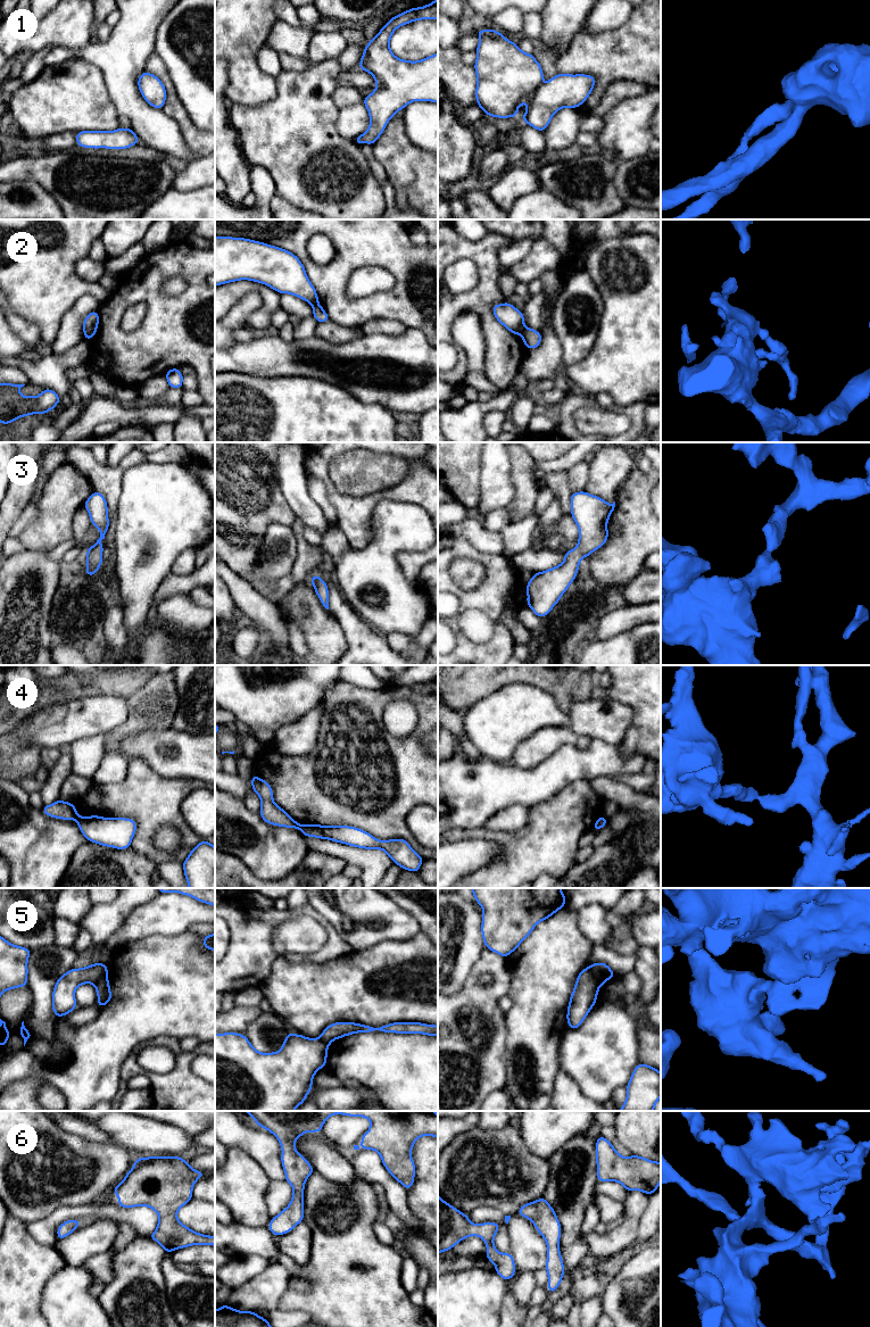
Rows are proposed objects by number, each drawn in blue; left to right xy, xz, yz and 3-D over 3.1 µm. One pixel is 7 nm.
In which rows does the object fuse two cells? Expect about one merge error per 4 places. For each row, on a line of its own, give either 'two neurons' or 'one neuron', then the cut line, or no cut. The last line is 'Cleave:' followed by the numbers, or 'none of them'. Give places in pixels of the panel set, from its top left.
1: one neuron; no cut
2: two neurons; cut in yz along (524, 326), (520, 334)
3: one neuron; no cut
4: two neurons; cut in xz along (300, 824), (298, 828)
5: two neurons; cut in yz along (589, 967), (594, 980), (599, 986)
6: one neuron; no cut
Cleave: 2, 4, 5

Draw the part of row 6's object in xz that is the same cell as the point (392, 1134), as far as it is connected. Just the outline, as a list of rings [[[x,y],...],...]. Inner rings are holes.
[[[245,1111],[255,1122],[272,1133],[280,1142],[282,1154],[281,1163],[285,1173],[285,1181],[292,1186],[293,1195],[289,1205],[268,1224],[274,1236],[288,1234],[304,1220],[304,1188],[307,1178],[315,1172],[310,1163],[295,1148],[296,1141],[306,1133],[321,1133],[326,1119],[334,1114],[363,1117],[371,1121],[366,1134],[361,1136],[362,1148],[376,1151],[384,1168],[395,1180],[407,1191],[414,1184],[415,1163],[412,1159],[414,1143],[422,1136],[438,1137],[438,1114],[434,1111]]]

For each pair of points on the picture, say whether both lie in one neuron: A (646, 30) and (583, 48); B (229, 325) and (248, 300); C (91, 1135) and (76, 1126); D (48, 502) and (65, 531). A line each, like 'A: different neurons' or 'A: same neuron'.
A: same neuron
B: same neuron
C: same neuron
D: same neuron

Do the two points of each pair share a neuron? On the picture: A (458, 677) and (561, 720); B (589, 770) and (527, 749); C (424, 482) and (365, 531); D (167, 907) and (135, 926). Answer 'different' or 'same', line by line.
A: different
B: different
C: same
D: same

